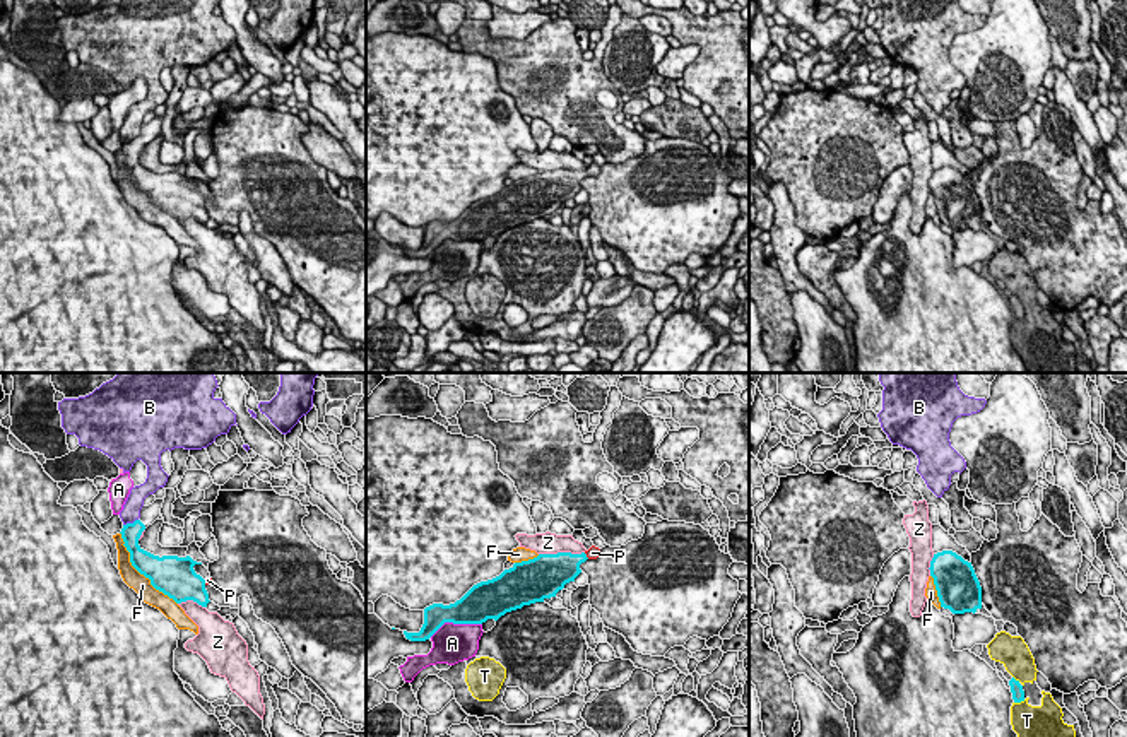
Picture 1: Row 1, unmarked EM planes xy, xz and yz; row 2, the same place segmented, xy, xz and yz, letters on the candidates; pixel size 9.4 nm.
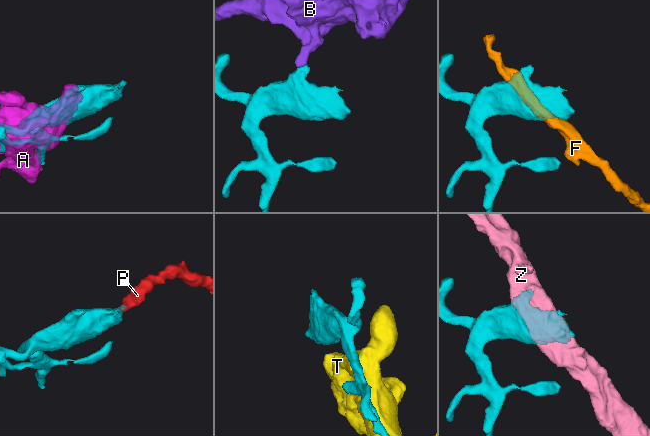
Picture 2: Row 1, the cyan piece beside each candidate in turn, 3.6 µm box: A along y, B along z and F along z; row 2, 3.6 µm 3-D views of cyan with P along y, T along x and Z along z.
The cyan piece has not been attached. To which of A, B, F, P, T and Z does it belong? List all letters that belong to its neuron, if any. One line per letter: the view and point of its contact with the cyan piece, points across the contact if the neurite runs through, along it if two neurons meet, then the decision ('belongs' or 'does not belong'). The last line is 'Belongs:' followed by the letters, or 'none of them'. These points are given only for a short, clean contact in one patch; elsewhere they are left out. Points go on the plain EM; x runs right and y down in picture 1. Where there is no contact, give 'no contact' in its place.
A: meets cyan in xz at (455, 240); does not belong
B: meets cyan in xy at (130, 141); border along xy (137, 135), (123, 142); does not belong
F: meets cyan in xy at (139, 188); does not belong
P: meets cyan in xz at (585, 173); runs through xz (563, 183), (585, 173), (592, 170); belongs
T: meets cyan in yz at (1020, 318); does not belong
Z: meets cyan in xz at (561, 170); does not belong
Belongs: P

